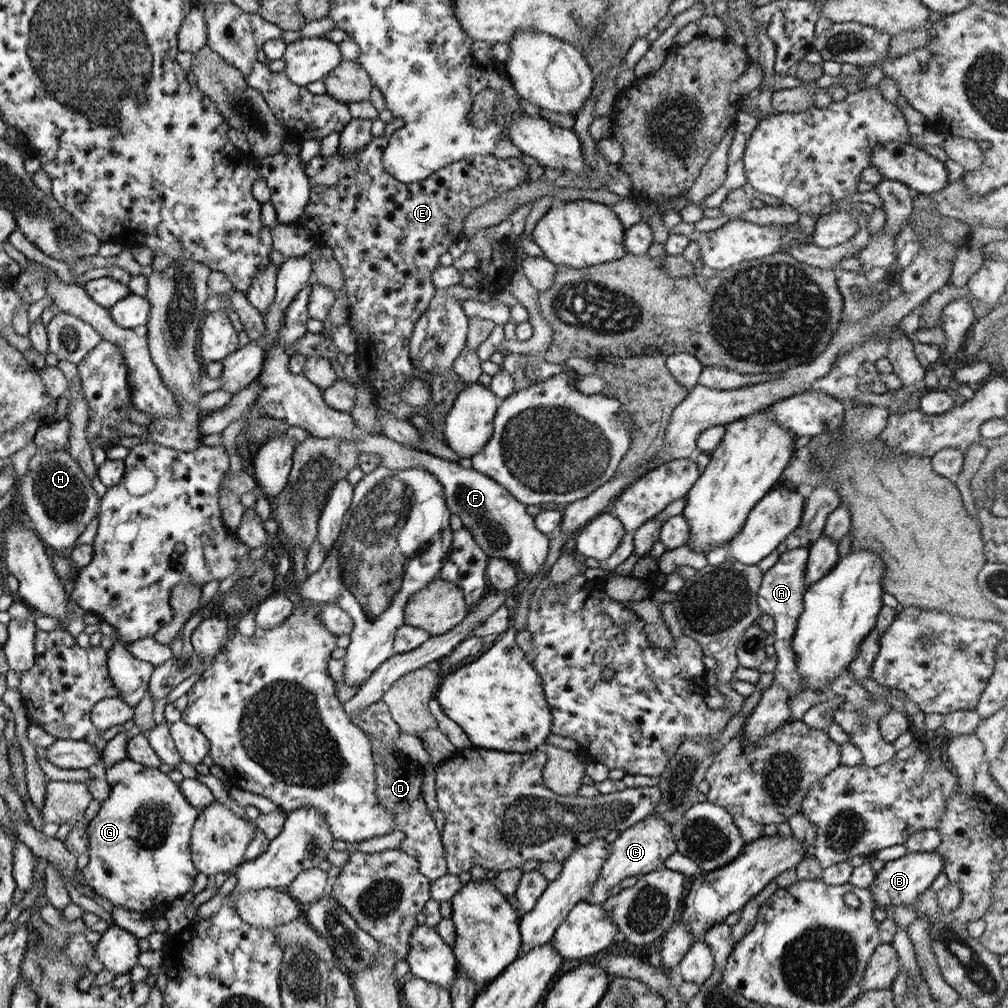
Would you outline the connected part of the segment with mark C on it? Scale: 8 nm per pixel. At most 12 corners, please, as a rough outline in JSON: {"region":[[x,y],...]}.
{"region":[[654,813],[621,831],[589,896],[601,905],[627,876],[662,867],[677,850]]}

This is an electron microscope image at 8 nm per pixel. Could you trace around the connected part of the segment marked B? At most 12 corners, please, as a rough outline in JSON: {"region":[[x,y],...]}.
{"region":[[936,850],[884,862],[868,887],[887,911],[909,907],[942,870]]}

